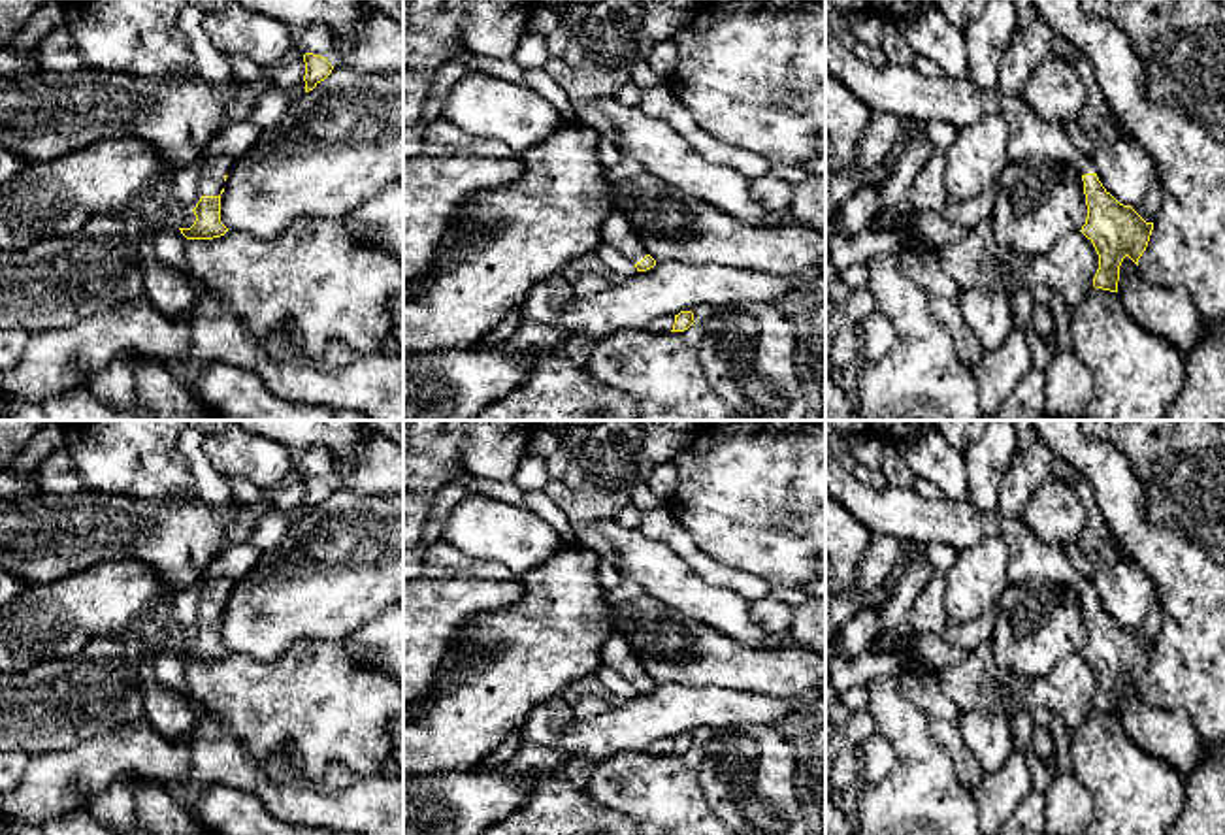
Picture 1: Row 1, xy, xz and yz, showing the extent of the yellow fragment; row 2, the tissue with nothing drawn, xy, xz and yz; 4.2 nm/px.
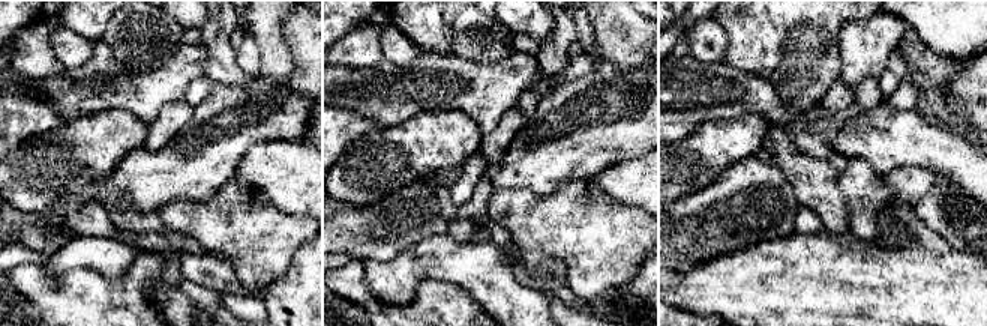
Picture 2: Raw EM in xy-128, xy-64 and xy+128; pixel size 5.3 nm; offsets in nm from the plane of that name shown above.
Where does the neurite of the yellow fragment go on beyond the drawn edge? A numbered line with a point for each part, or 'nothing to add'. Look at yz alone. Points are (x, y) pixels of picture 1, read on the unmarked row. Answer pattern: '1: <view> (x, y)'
1: yz (903, 513)

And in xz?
1: xz (617, 653)

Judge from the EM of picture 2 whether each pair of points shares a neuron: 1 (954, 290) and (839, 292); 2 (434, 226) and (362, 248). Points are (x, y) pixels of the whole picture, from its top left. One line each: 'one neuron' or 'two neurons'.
1: one neuron
2: one neuron

